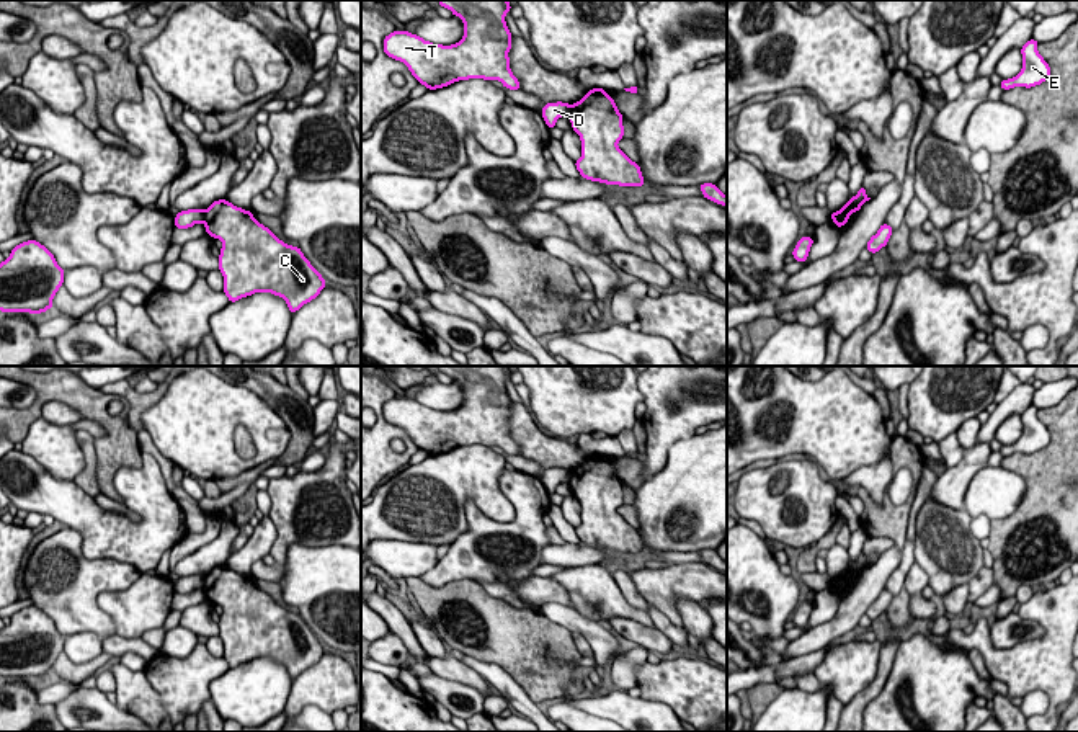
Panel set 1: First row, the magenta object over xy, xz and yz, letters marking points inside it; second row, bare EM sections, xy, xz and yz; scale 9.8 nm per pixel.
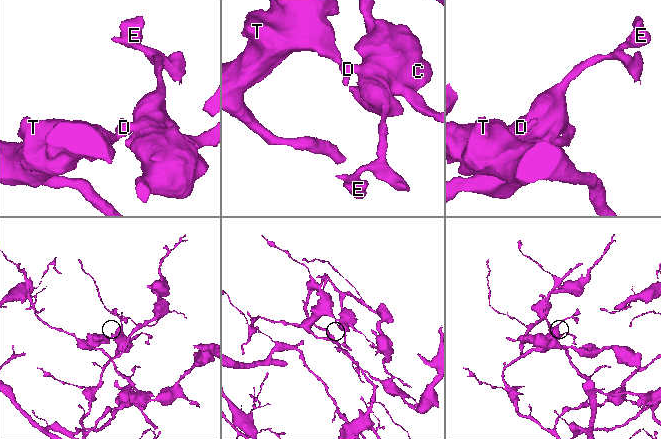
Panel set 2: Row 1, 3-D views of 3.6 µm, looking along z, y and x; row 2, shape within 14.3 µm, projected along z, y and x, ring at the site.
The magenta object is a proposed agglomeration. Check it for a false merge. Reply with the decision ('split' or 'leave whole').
split

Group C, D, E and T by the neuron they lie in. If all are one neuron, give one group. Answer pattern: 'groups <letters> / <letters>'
groups C E / D T

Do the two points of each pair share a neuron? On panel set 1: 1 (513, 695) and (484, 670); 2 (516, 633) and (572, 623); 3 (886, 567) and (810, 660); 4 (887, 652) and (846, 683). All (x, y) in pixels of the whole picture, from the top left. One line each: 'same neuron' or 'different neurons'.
1: same neuron
2: different neurons
3: different neurons
4: different neurons

